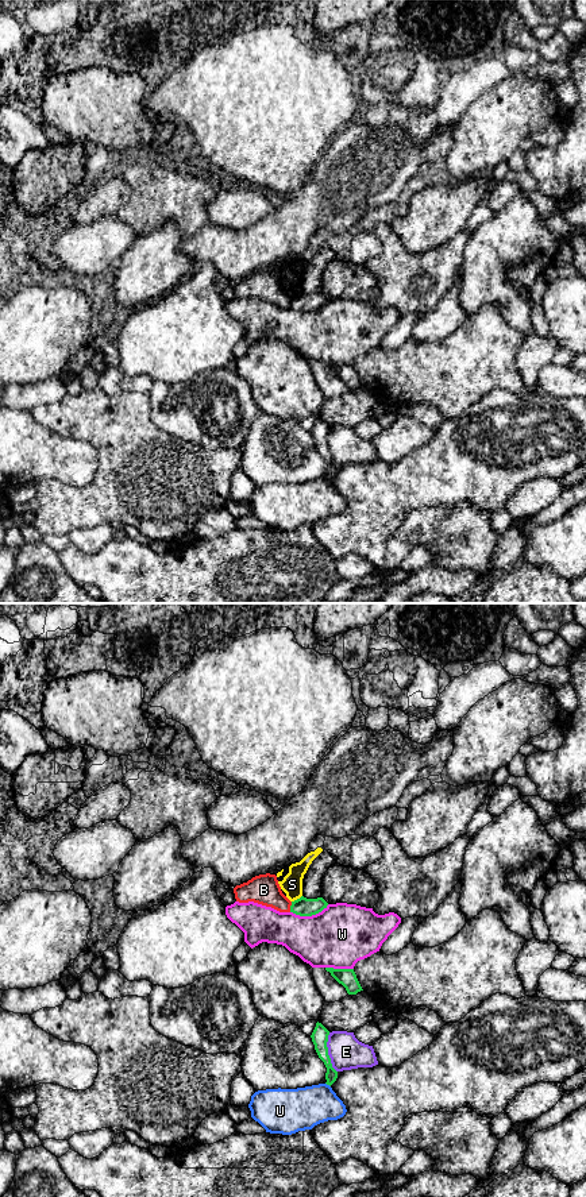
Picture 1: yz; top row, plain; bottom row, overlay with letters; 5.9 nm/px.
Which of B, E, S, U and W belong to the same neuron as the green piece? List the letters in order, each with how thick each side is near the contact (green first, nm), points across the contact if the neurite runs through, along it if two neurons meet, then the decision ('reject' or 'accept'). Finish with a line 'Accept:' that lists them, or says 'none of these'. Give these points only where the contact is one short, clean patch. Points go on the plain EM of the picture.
B: 110/180 nm | reject
E: 100/200 nm | reject
S: 110/130 nm | along yz (301, 290), (292, 297) | reject
U: 80/260 nm | reject
W: 110/380 nm | reject
Accept: none of these

